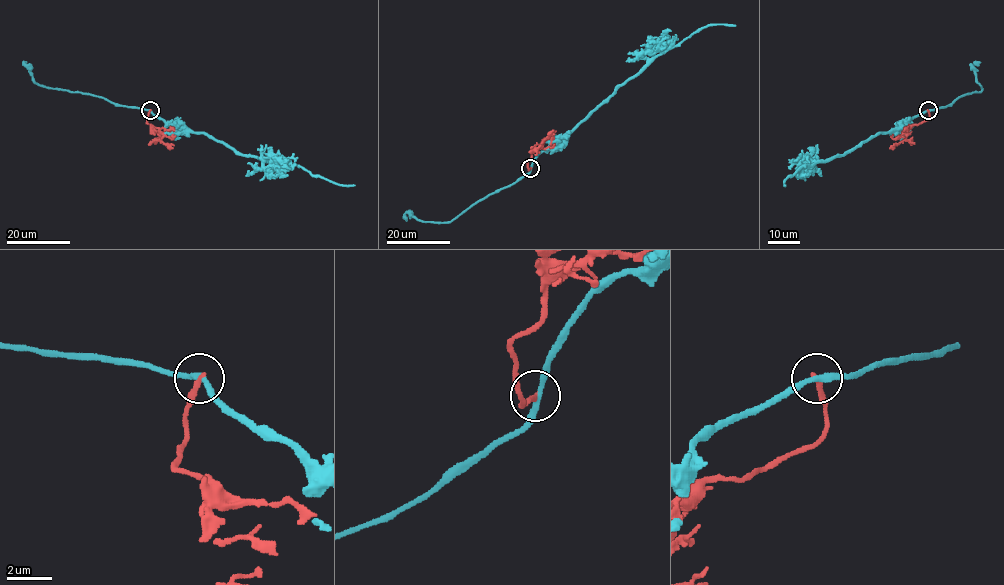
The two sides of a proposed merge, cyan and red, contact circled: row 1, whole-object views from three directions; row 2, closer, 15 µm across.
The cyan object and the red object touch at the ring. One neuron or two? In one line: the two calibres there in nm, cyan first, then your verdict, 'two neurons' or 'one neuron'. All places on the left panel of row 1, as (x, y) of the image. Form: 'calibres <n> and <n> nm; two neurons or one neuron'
calibres 260 and 240 nm; two neurons

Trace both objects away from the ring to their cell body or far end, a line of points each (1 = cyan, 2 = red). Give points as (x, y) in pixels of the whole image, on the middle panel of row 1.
1: (530, 168), (539, 153), (556, 147), (656, 56), (709, 25), (735, 26)
2: (530, 168), (528, 169), (527, 161), (553, 129)

